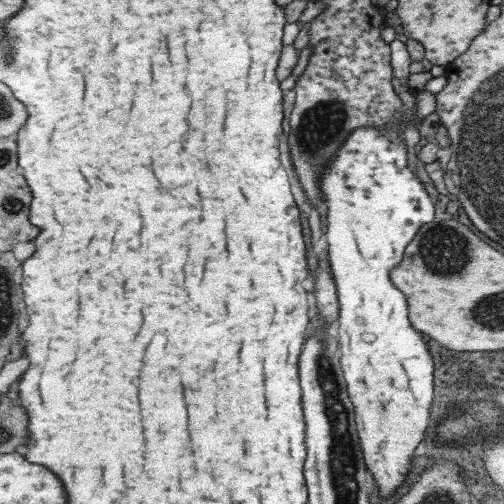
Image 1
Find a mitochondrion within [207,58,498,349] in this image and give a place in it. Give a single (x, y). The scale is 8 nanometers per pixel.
(320, 126)

